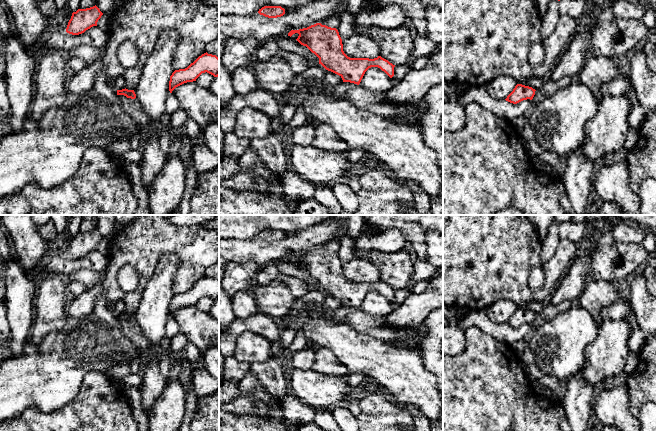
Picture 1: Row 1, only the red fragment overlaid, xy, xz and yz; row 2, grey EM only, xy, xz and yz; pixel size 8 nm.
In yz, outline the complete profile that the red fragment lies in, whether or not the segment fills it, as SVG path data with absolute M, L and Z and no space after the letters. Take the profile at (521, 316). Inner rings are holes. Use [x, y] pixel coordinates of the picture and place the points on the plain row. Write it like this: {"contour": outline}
{"contour": "M517 308L513 315L507 320L506 325L517 328L523 324L532 324L535 319L535 313L522 308Z"}

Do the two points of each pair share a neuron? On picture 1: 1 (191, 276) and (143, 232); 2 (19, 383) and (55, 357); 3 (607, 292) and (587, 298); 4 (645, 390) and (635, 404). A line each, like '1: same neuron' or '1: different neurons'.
1: same neuron
2: same neuron
3: same neuron
4: same neuron

